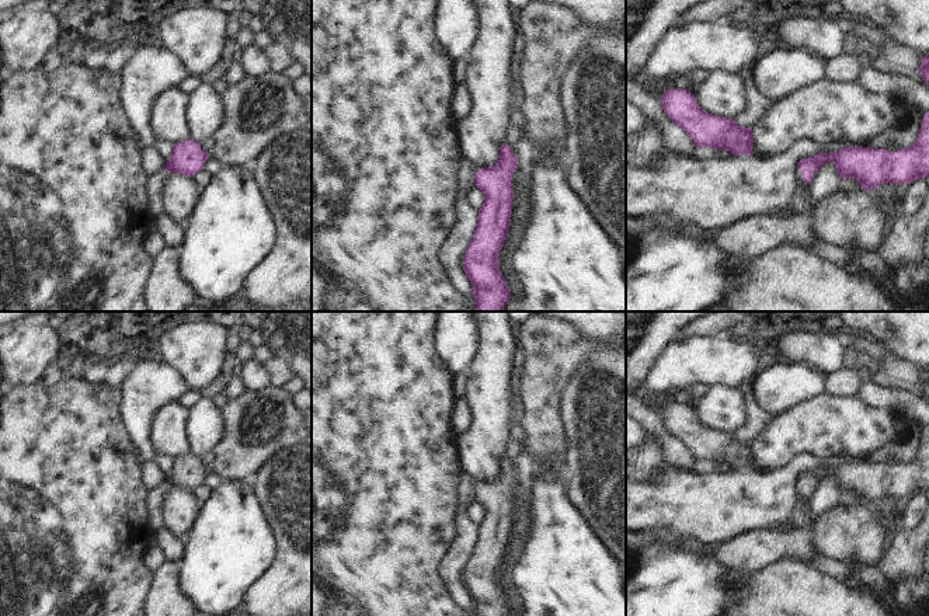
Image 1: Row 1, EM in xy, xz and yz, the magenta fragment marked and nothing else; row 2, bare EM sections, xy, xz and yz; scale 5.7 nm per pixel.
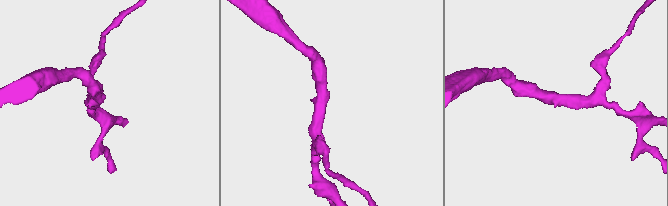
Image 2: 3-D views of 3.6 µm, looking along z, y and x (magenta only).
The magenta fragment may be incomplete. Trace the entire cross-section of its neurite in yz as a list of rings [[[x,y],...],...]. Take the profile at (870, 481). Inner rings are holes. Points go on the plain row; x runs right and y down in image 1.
[[[929,427],[923,429],[921,443],[915,457],[909,462],[890,466],[887,463],[870,463],[870,462],[843,462],[835,467],[818,467],[814,471],[803,473],[797,477],[797,494],[801,500],[811,500],[818,484],[827,477],[832,477],[843,494],[855,493],[864,505],[871,505],[883,498],[909,498],[929,490]]]

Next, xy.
[[[189,452],[173,460],[173,467],[164,483],[145,495],[146,523],[153,537],[164,529],[163,500],[167,490],[177,487],[192,491],[196,486],[203,484],[208,473],[209,469],[201,463],[201,457]]]

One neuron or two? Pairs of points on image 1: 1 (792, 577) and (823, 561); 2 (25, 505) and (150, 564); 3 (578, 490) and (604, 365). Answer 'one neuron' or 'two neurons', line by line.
1: two neurons
2: two neurons
3: one neuron

